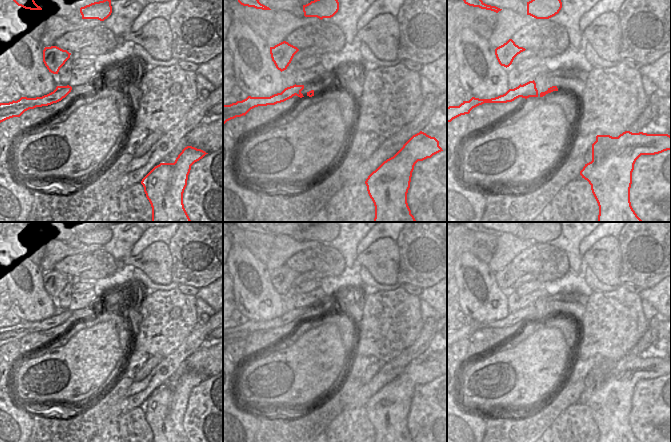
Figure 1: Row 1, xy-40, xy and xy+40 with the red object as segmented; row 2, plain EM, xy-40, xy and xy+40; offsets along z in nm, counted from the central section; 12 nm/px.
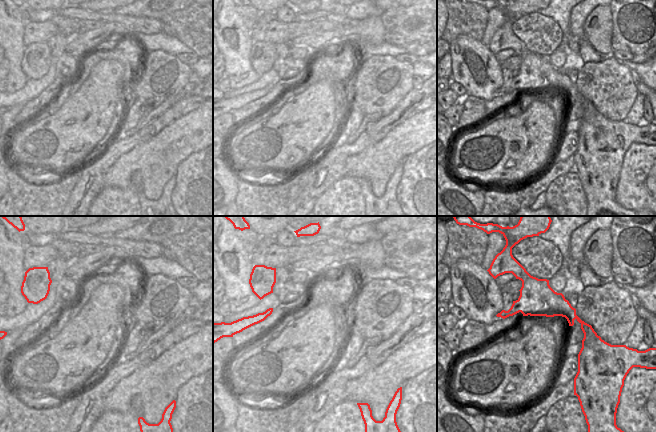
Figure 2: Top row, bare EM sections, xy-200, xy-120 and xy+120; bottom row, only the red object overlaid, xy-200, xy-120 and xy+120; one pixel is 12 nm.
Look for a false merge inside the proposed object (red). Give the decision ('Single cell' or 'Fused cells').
Single cell

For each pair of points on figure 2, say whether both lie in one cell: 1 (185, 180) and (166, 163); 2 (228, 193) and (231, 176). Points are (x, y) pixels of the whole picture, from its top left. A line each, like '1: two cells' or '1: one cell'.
1: two cells
2: one cell

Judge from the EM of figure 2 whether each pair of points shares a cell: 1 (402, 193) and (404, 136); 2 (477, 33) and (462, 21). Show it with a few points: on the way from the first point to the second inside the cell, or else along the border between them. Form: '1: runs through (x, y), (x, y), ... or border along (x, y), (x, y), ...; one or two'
1: border along (422, 147), (409, 154), (401, 162); two
2: runs through (473, 29), (466, 22); one

